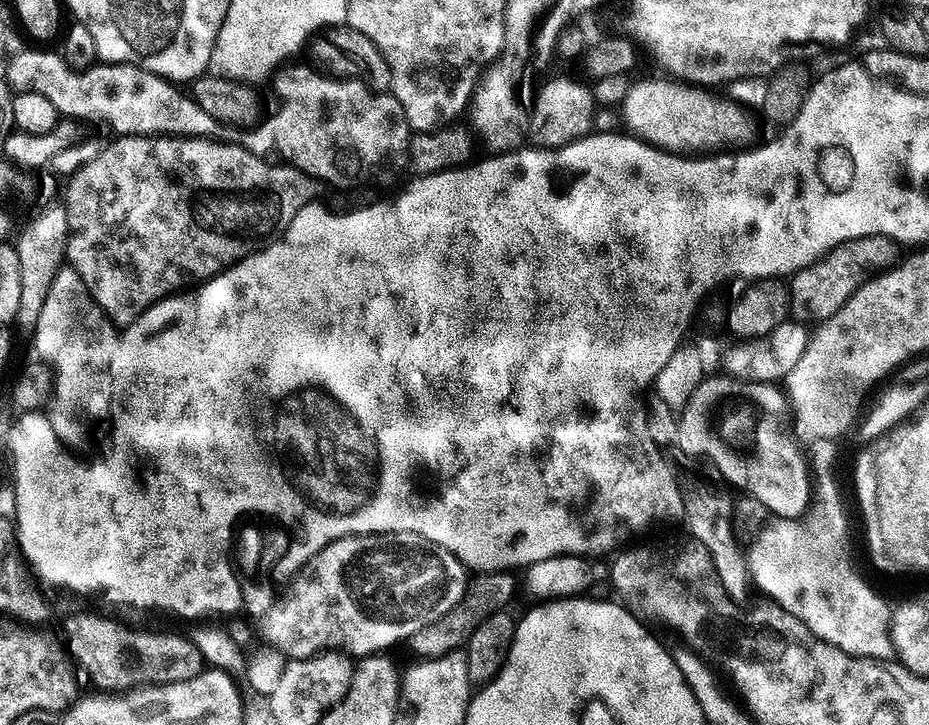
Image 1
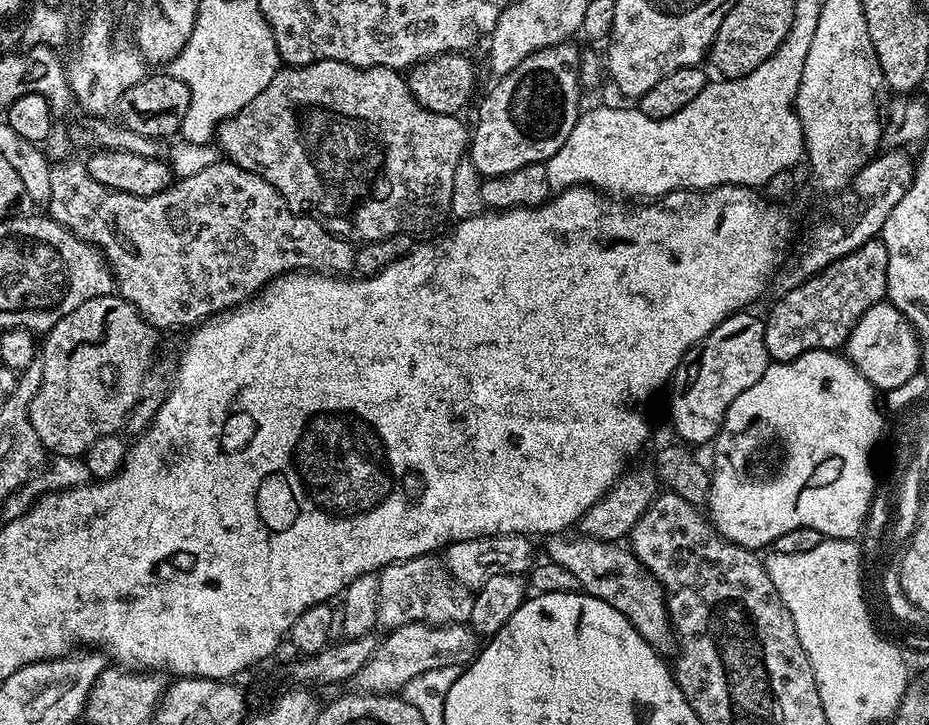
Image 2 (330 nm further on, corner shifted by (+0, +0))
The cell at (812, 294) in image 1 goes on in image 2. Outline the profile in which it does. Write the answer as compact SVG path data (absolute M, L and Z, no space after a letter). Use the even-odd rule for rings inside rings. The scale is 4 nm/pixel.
M877 238L858 246L850 254L826 266L817 276L783 293L780 301L768 312L763 321L768 359L772 362L793 360L807 352L836 350L847 345L853 326L872 304L885 299L886 246Z

